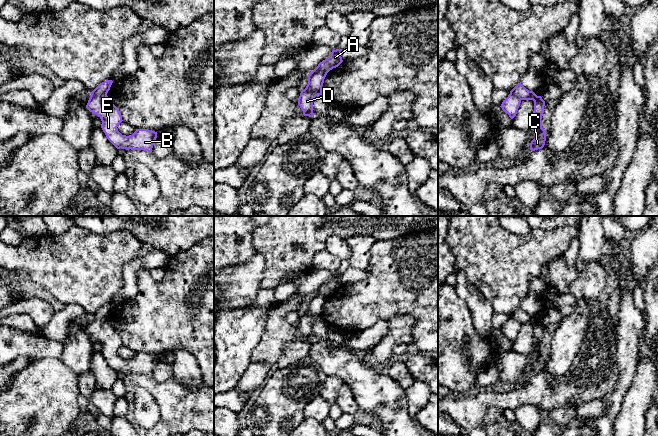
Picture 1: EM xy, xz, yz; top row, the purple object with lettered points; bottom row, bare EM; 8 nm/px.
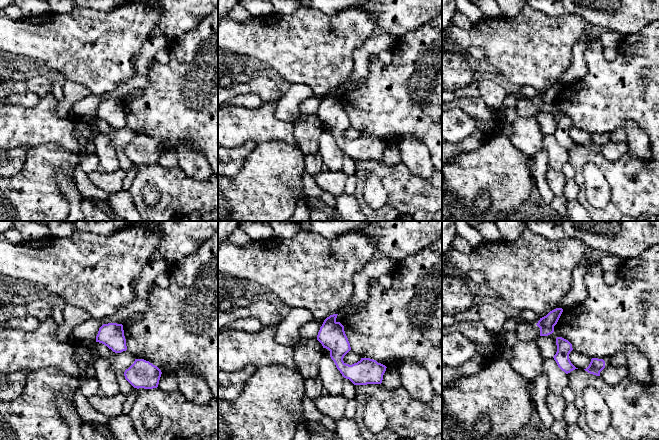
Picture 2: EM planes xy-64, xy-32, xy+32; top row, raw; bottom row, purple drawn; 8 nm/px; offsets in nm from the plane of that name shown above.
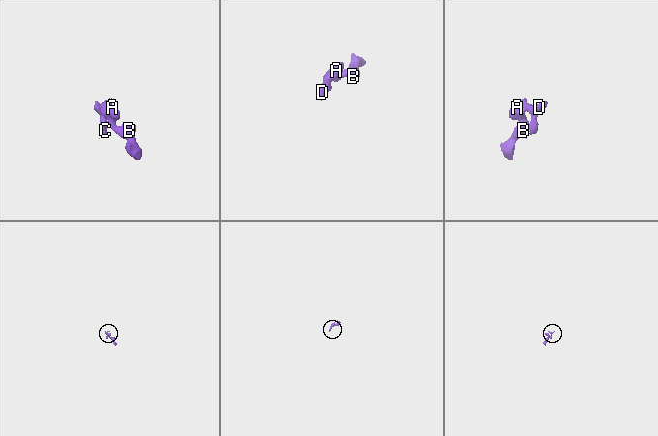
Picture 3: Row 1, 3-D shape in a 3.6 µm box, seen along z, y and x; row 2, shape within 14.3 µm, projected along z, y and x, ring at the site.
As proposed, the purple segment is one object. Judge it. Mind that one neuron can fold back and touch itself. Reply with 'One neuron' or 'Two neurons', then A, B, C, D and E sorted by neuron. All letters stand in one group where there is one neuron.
Two neurons. Groups: A B E / C D

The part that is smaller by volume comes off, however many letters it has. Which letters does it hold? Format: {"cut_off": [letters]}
{"cut_off": ["C", "D"]}

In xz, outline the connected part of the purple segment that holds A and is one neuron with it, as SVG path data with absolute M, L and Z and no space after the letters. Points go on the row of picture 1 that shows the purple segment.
M342 49L332 50L331 55L327 59L320 62L313 71L329 72L333 68L338 67L343 62L341 51Z

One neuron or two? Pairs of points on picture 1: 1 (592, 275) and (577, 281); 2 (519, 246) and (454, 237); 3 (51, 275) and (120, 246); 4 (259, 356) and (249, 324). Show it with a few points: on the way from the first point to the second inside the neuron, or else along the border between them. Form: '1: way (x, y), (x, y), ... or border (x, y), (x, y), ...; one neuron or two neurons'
1: way (588, 279), (581, 281); one neuron
2: way (503, 246), (482, 246), (473, 237), (470, 237); one neuron
3: way (68, 267), (89, 267), (103, 257); one neuron
4: border (265, 324), (264, 331), (252, 353), (250, 361); two neurons

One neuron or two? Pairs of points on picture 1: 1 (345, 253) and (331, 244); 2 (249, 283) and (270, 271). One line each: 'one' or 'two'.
1: one
2: two

